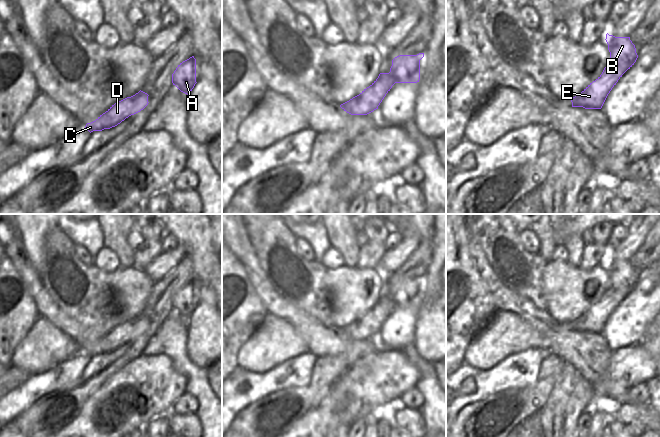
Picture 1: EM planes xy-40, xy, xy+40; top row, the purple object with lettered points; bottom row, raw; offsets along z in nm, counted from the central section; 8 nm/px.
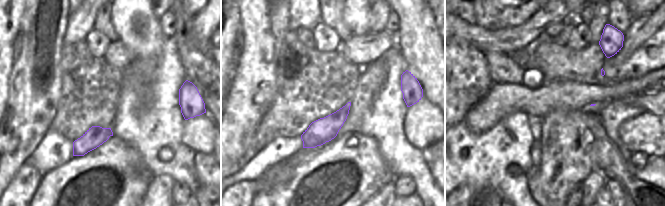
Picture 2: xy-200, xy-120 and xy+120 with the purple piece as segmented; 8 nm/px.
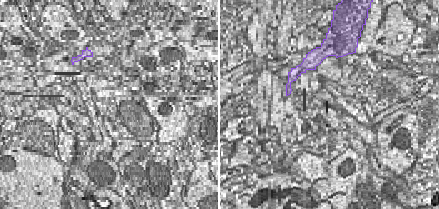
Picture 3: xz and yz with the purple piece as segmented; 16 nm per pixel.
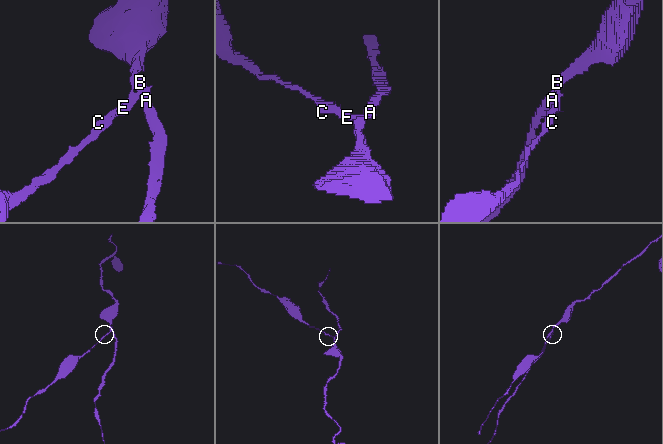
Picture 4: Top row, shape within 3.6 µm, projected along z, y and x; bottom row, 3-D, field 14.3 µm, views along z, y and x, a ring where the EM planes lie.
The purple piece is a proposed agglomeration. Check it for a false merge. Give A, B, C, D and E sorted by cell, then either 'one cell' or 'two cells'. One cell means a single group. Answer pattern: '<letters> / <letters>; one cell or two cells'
A B / C D E; two cells

